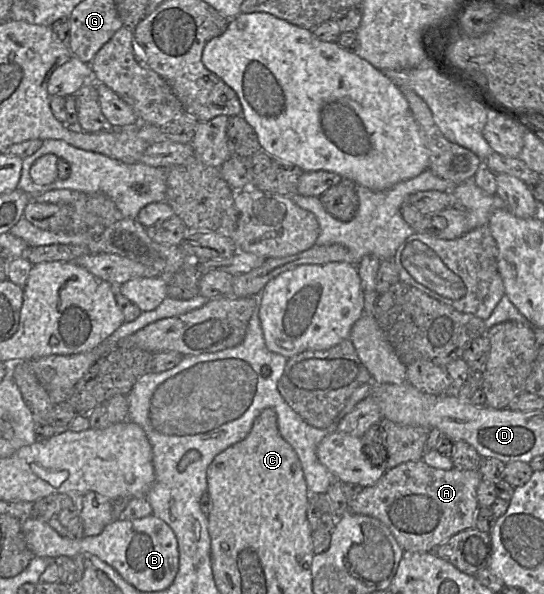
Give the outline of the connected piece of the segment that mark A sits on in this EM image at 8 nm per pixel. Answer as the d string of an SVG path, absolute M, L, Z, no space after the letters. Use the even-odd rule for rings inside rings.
M423 459L408 461L387 470L374 485L364 487L349 502L349 511L371 516L383 522L405 553L433 552L453 535L475 526L475 517L479 508L477 488L481 481L479 470L458 470L454 467L443 470L427 465Z

